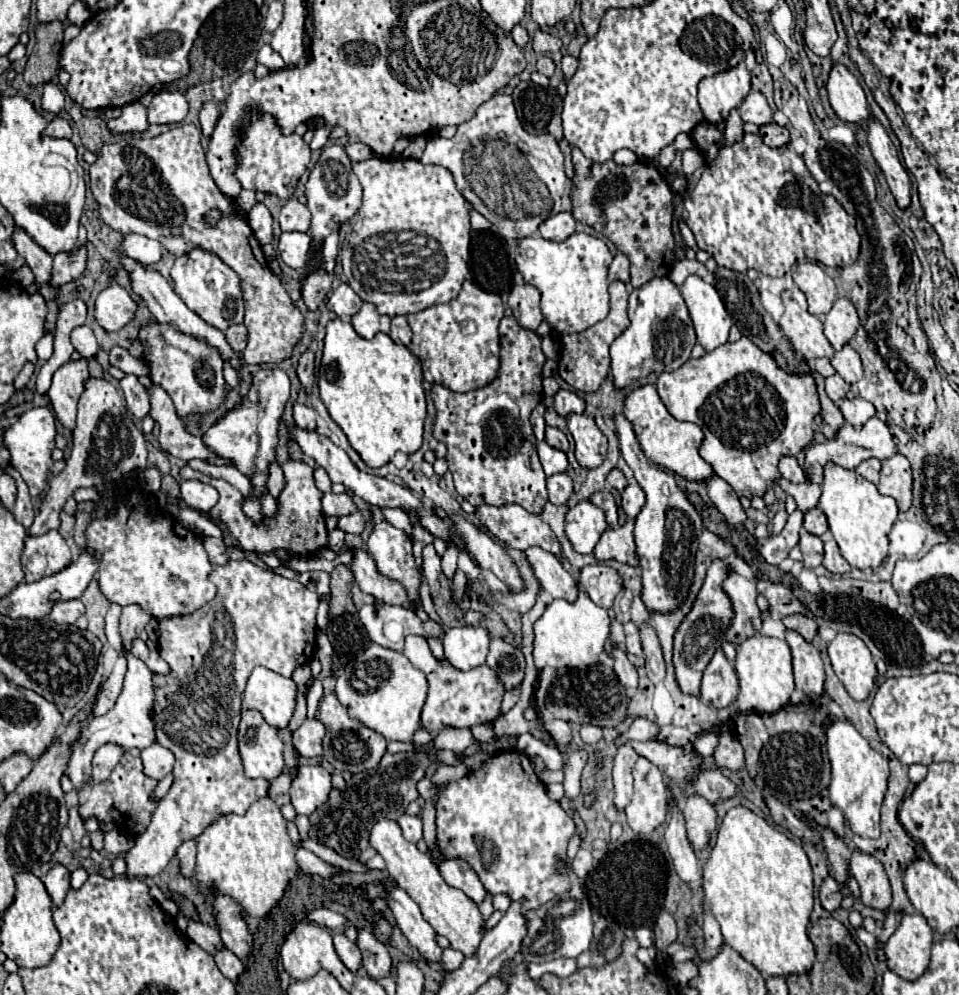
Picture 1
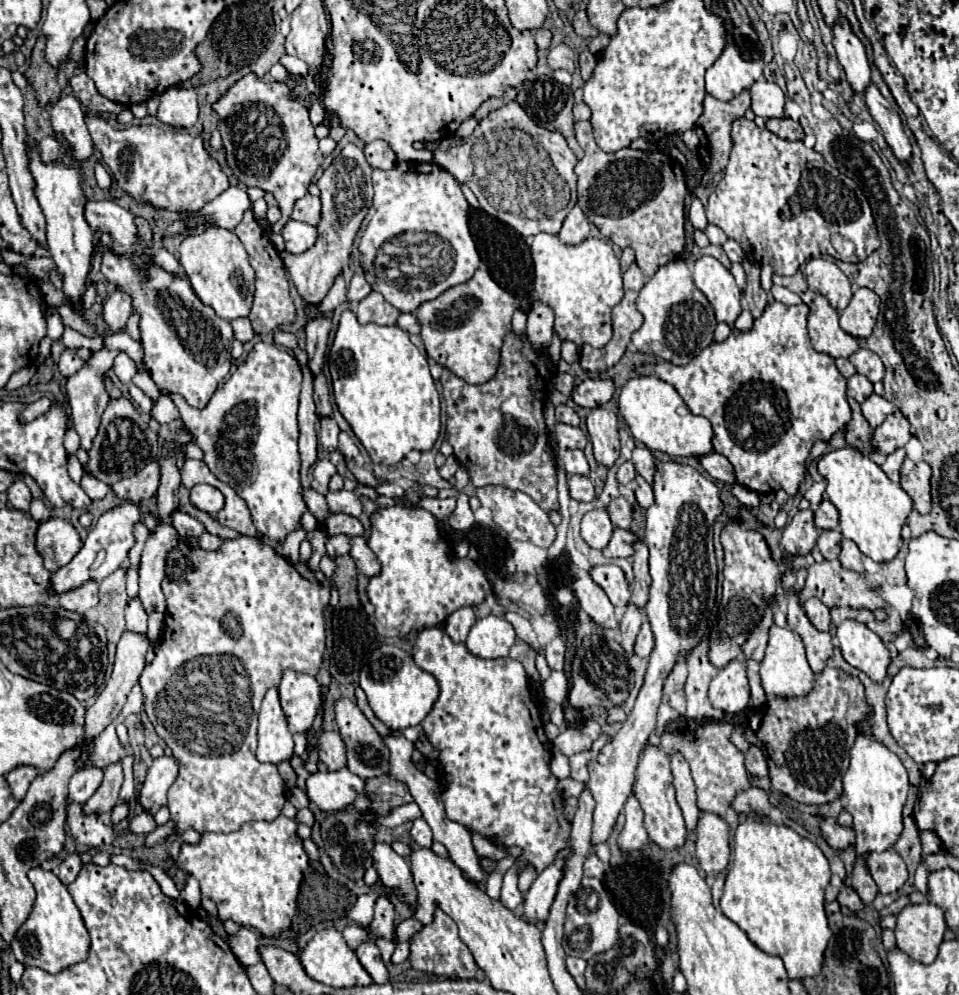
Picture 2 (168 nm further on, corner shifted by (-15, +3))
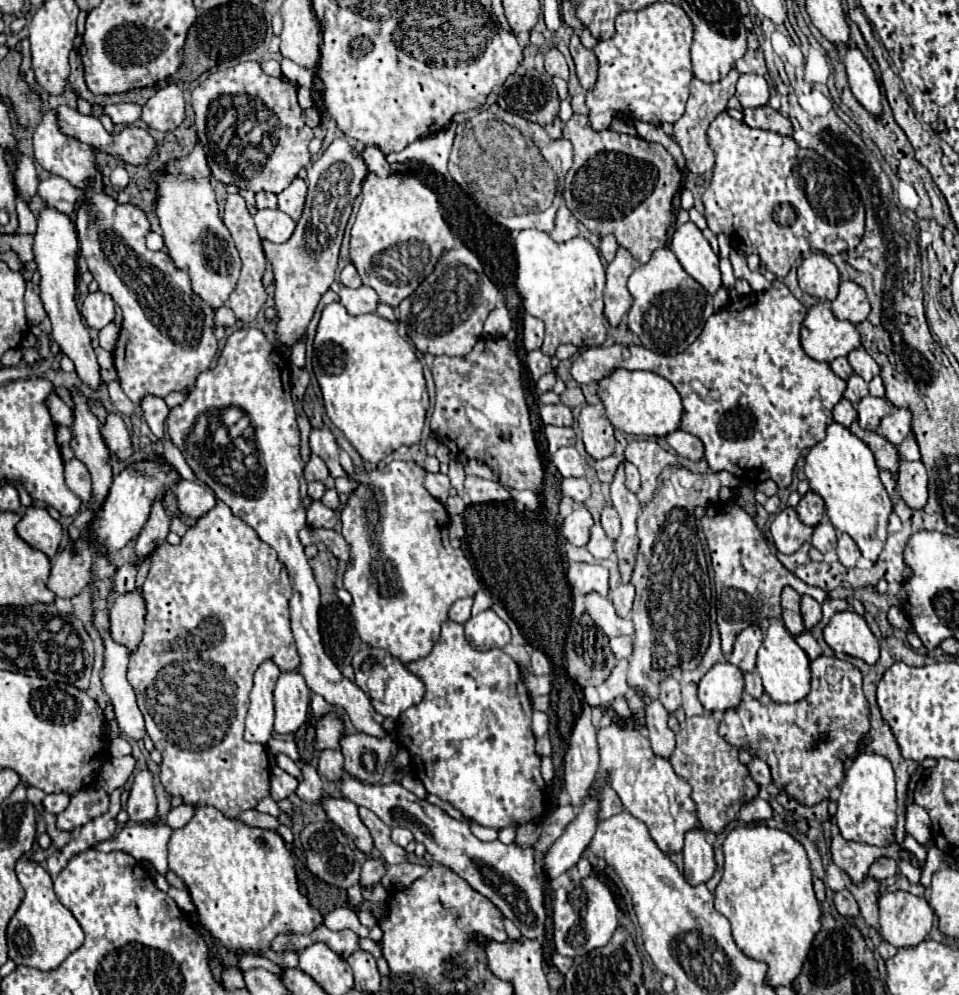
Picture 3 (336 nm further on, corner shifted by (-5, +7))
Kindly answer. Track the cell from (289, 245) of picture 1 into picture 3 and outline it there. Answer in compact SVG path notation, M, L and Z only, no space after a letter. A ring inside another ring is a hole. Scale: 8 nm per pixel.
M258 209L254 215L256 231L262 239L272 243L284 243L294 233L294 221L280 209Z

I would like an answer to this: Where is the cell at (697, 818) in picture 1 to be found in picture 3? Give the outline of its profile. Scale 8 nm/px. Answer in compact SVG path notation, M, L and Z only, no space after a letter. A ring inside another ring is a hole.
M688 831L686 833L686 845L682 849L684 855L684 879L690 885L706 883L716 869L712 845L708 845L704 831Z

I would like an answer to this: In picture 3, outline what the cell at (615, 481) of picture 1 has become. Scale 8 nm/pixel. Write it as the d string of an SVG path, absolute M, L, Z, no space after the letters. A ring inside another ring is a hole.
M610 455L610 457L604 457L604 459L598 459L594 469L596 469L596 475L600 481L604 483L610 483L612 477L614 477L614 469L622 463L622 457L618 455Z

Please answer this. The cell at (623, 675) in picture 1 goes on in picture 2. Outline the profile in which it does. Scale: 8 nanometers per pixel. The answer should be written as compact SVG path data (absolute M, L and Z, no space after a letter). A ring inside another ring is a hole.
M636 605L626 607L626 613L620 621L620 633L622 633L622 649L626 651L628 657L634 655L634 641L644 619L646 619L646 613L642 609L636 609Z

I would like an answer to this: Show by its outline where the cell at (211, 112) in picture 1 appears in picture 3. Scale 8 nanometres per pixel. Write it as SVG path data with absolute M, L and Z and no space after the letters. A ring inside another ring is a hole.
M196 145L194 151L186 157L172 159L164 165L164 169L152 173L158 195L156 215L164 233L168 253L174 259L174 265L190 275L192 291L200 295L212 309L218 309L226 303L228 295L238 283L240 257L230 231L218 217L218 203L208 177L210 169L206 165L202 145Z

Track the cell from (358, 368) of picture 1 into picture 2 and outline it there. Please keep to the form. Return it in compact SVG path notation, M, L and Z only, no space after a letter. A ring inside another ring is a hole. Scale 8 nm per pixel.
M344 311L340 317L340 327L336 331L328 369L332 375L334 399L338 403L340 413L350 423L356 437L366 447L370 459L374 463L396 465L402 461L412 449L428 451L438 439L441 429L440 395L436 391L436 383L430 375L430 365L424 353L410 341L410 335L400 327L380 327L374 323L360 325L352 311Z

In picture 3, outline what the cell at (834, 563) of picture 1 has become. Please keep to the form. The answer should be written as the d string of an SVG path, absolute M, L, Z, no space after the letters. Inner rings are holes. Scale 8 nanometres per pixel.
M838 533L838 557L840 557L840 563L846 565L846 567L854 567L856 561L860 559L860 549L858 545L852 541L850 535L846 533Z

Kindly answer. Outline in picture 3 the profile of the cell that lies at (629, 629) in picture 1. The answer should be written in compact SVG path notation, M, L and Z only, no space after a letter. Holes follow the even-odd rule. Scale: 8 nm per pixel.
M612 637L610 649L616 659L628 659L632 653L632 637Z

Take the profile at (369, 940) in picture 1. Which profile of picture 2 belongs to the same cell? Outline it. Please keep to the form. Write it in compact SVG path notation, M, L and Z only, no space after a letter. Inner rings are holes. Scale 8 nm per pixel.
M380 897L374 907L374 919L370 931L376 939L394 941L394 907L386 897Z

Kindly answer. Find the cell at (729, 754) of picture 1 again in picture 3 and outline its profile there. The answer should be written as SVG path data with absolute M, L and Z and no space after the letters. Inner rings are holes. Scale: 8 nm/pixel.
M752 759L752 763L748 765L754 781L760 785L760 787L768 787L772 783L772 777L770 777L770 769L764 761L758 761L758 759Z

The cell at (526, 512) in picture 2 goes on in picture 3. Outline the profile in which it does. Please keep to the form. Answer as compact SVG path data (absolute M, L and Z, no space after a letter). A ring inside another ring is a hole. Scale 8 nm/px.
M466 477L464 491L472 503L486 503L486 501L512 501L510 493L496 481L480 479L480 477Z

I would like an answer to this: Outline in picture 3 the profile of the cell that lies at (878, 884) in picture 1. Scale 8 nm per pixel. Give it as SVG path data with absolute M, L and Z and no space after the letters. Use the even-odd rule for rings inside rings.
M880 857L878 861L874 861L872 865L870 865L870 875L874 877L874 879L888 879L888 877L894 877L896 875L896 871L898 871L898 865L896 865L896 861L894 859L890 859L890 857Z

